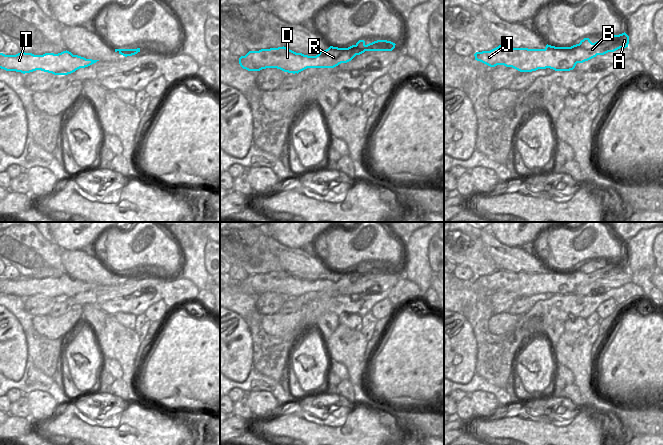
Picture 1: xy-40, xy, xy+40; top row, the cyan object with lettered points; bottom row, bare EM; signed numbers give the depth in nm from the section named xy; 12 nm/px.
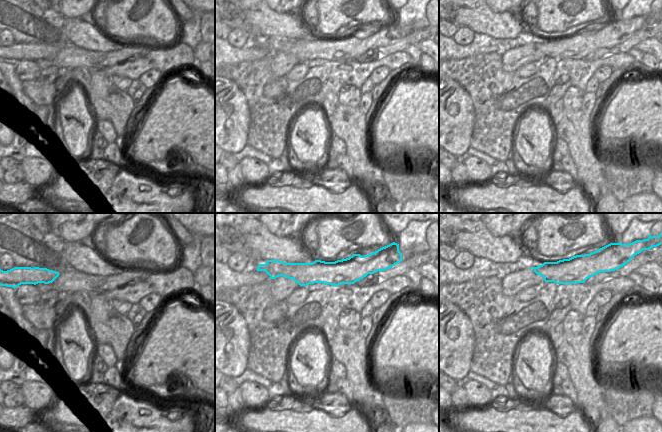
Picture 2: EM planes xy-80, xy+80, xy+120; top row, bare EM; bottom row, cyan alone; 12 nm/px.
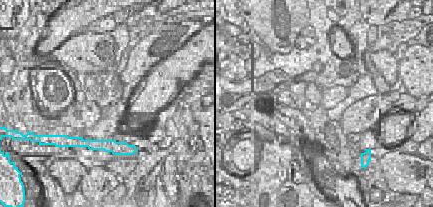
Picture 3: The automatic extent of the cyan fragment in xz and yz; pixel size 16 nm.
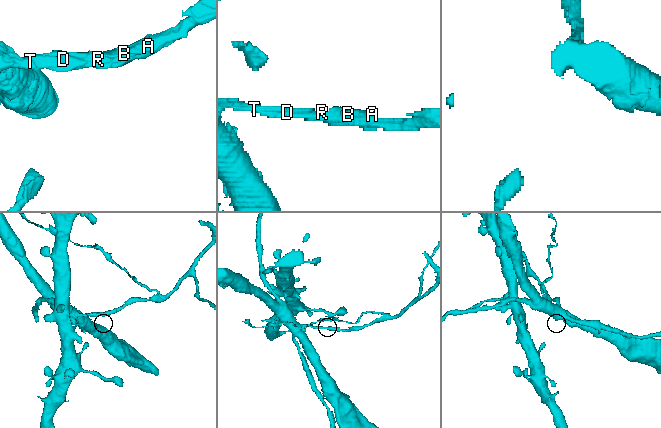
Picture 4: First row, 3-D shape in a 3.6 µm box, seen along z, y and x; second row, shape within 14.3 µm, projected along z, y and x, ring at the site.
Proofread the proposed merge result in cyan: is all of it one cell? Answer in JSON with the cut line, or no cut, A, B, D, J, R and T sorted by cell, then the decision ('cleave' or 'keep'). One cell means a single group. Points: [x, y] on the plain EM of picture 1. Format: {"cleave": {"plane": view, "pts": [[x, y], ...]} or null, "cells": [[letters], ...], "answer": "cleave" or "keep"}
{"cleave": {"plane": "xy+40", "pts": [[527, 272], [521, 277], [518, 285], [511, 290]]}, "cells": [["A", "B", "R"], ["D", "J", "T"]], "answer": "cleave"}

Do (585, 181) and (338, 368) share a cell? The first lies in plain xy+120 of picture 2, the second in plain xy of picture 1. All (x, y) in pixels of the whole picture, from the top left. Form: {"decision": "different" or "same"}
{"decision": "different"}

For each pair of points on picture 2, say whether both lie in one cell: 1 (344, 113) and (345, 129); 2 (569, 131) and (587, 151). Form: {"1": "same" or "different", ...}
{"1": "same", "2": "same"}

